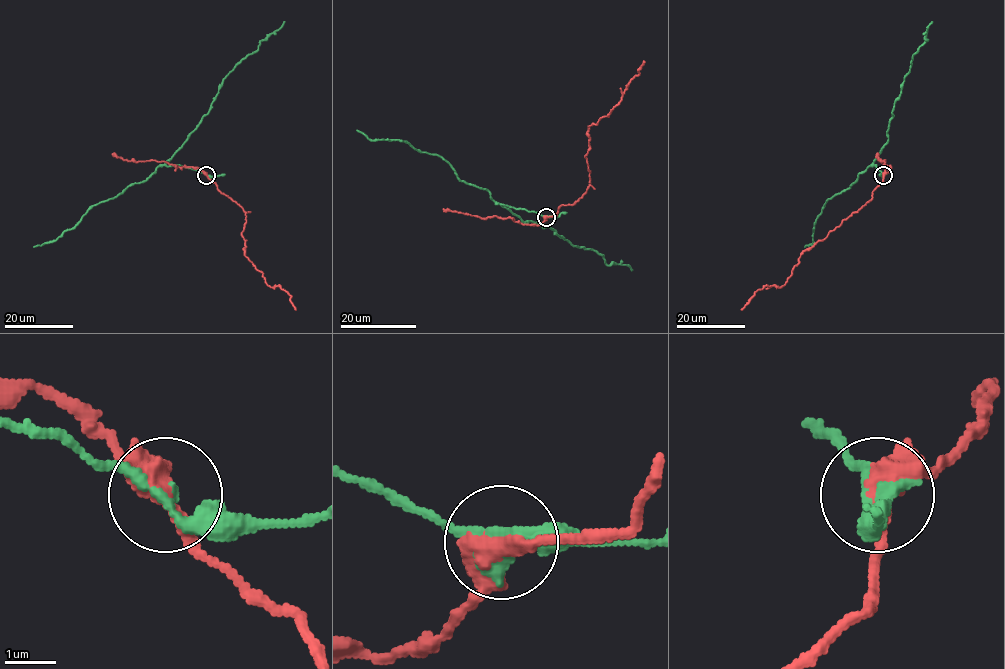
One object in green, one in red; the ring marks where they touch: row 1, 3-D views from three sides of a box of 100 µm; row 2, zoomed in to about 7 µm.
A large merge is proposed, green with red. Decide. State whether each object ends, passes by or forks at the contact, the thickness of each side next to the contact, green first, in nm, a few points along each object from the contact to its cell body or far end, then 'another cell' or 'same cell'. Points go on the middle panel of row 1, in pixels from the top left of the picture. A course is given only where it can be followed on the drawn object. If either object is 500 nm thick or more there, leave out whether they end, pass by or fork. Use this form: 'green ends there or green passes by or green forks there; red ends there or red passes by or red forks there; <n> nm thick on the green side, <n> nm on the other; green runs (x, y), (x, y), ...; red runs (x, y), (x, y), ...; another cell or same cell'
green passes by; red forks there; 280 nm thick on the green side, 360 nm on the other; green runs (546, 216), (502, 205), (524, 222), (548, 226), (574, 246), (597, 250), (607, 265), (627, 265), (632, 269); red runs (546, 216), (554, 216), (562, 205), (572, 205), (588, 188), (588, 126), (608, 116), (644, 60); another cell

